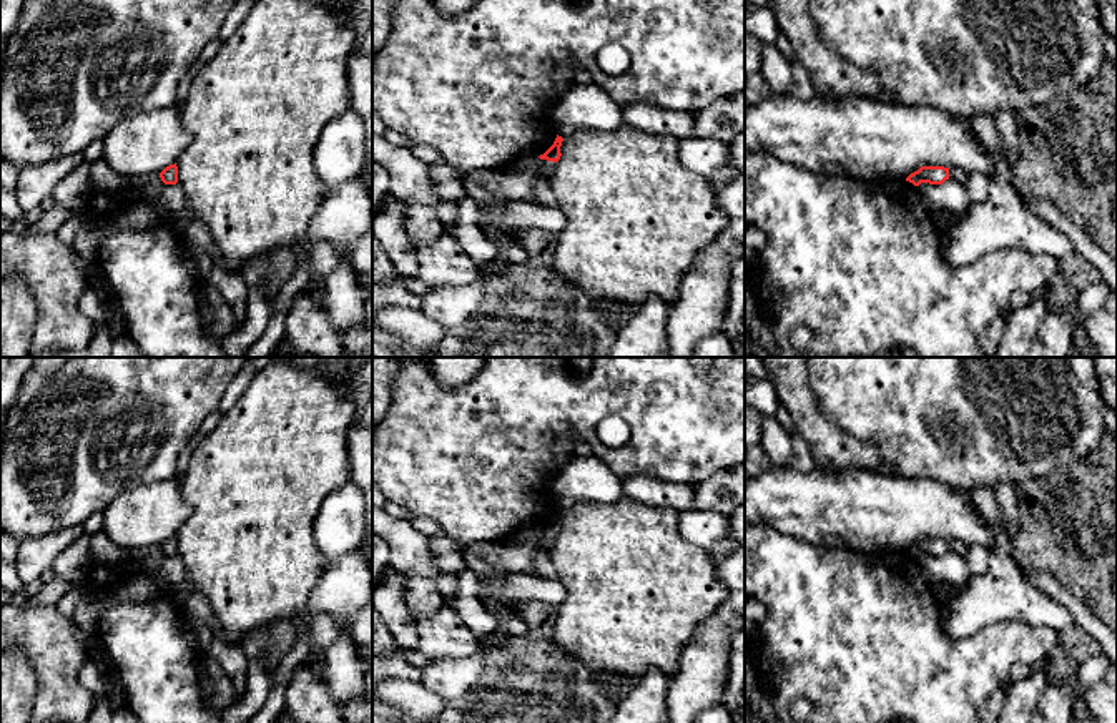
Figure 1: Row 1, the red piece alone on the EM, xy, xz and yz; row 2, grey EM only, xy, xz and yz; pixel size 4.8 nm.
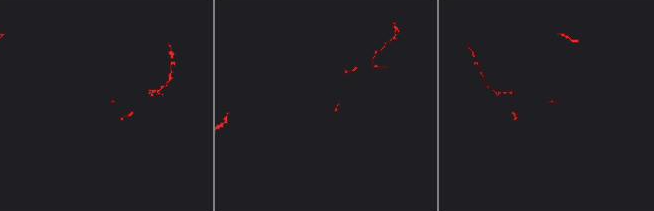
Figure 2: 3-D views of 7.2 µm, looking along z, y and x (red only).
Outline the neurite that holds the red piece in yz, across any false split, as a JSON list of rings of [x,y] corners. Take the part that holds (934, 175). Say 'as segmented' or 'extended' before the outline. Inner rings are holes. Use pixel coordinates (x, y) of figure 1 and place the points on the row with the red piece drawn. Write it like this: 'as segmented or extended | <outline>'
as segmented | [[[921,166],[906,178],[906,181],[914,186],[919,186],[921,183],[942,184],[946,180],[949,180],[949,168],[944,166]]]

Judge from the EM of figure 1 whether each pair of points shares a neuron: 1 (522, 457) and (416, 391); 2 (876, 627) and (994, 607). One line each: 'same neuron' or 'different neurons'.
1: same neuron
2: different neurons

